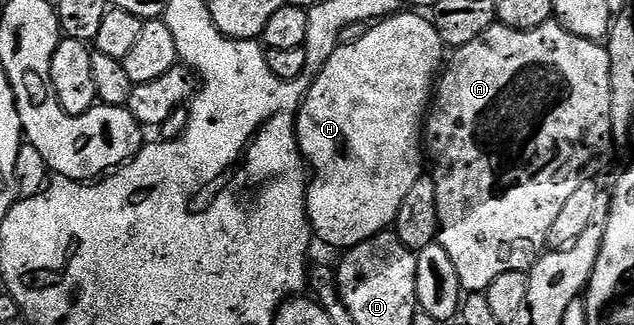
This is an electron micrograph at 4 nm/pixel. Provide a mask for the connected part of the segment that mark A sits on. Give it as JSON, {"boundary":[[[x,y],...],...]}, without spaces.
{"boundary":[[[550,19],[534,29],[512,29],[500,23],[487,27],[479,39],[471,39],[463,47],[452,50],[443,72],[435,85],[431,104],[423,122],[423,149],[427,161],[433,164],[431,176],[435,183],[435,199],[439,207],[439,227],[436,244],[447,251],[447,256],[459,275],[459,283],[465,293],[484,293],[507,271],[524,273],[546,252],[549,232],[559,216],[559,210],[567,204],[567,198],[583,183],[597,179],[613,157],[613,128],[611,127],[611,59],[604,44],[588,41]]]}

